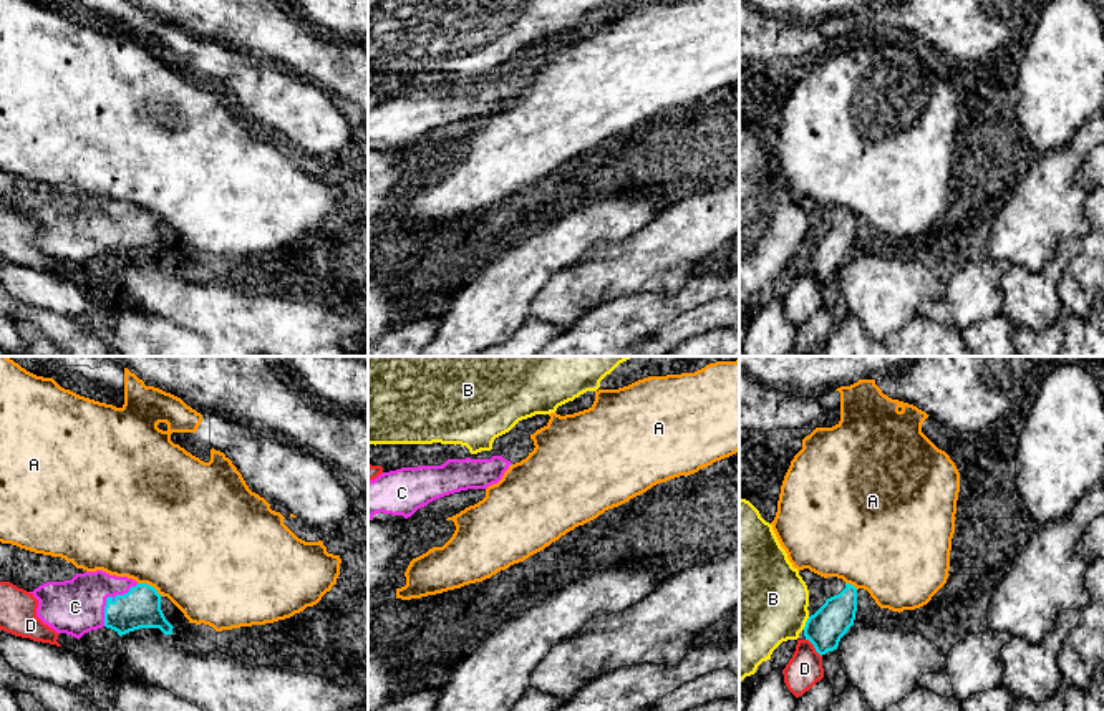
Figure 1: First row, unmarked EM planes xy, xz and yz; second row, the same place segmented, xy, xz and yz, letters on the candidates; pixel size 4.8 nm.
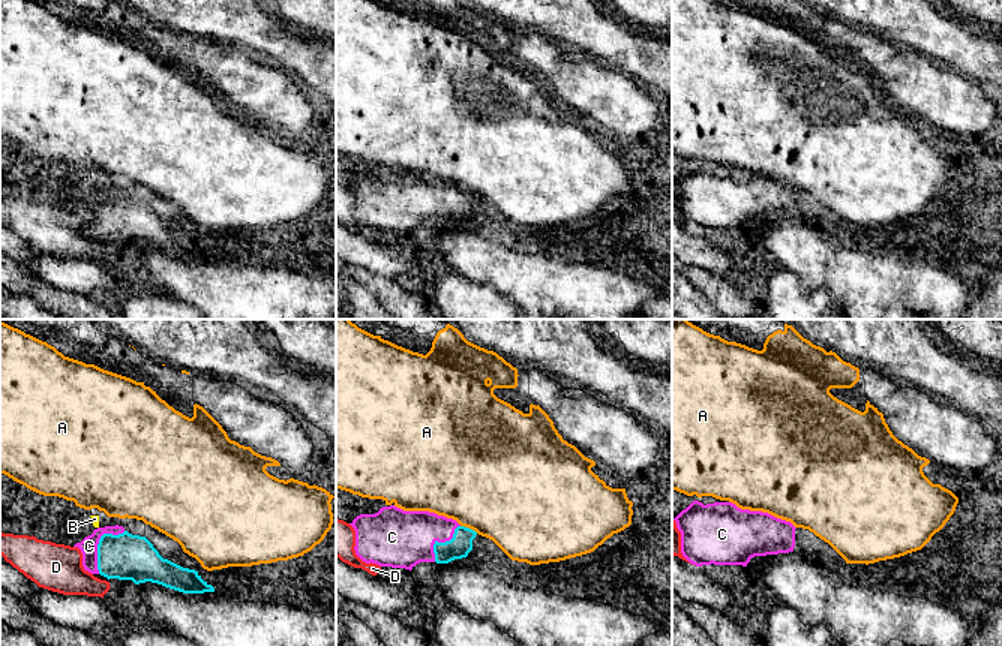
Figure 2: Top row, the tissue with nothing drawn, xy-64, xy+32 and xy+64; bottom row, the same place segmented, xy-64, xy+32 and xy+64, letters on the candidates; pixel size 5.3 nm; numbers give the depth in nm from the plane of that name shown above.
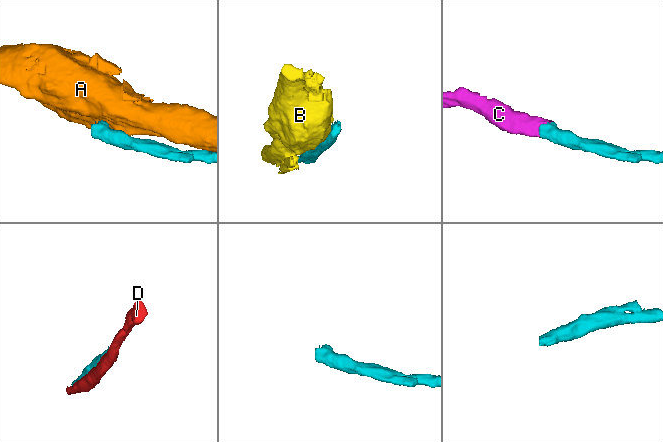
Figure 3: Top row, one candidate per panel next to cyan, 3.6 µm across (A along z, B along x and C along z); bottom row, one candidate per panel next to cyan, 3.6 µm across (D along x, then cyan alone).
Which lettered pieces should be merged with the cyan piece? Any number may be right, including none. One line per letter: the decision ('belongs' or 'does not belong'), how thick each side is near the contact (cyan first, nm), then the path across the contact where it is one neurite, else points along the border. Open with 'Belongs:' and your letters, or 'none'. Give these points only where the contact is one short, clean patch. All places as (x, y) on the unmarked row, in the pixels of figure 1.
Belongs: C
A: does not belong; calibres 190 and 500 nm; border xy (138, 211), (150, 212), (163, 224)
B: does not belong; calibres 180 and 440 nm; border yz (809, 246), (803, 257)
C: belongs; calibres 190 and 280 nm; way xy (140, 236), (123, 234), (108, 226), (93, 227), (75, 236)
D: does not belong; calibres 180 and 170 nm

